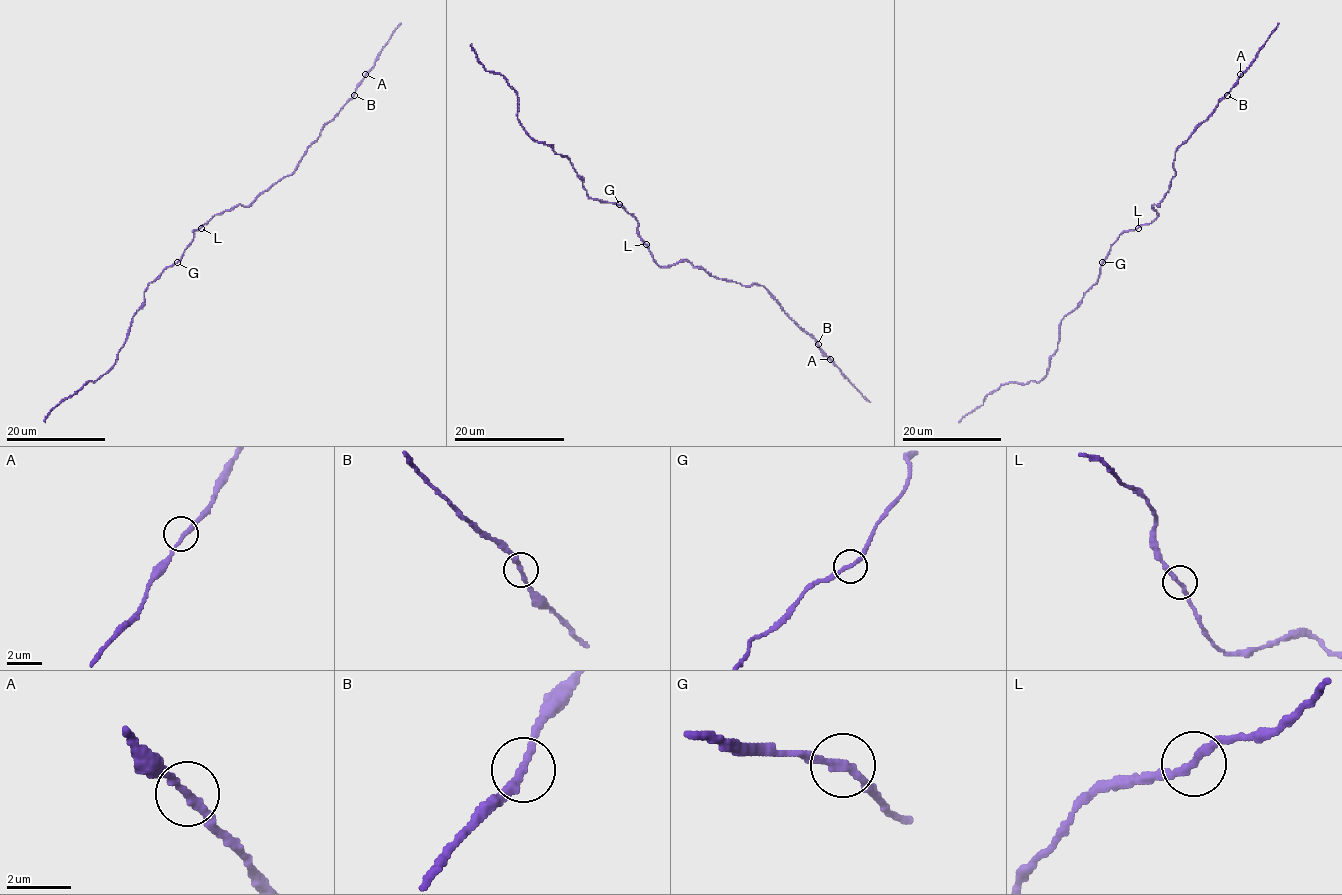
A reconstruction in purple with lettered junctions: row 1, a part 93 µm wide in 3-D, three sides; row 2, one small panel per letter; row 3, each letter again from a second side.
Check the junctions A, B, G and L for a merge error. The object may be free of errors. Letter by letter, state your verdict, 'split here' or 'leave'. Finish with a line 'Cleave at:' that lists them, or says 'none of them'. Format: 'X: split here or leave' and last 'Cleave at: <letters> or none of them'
A: leave
B: leave
G: leave
L: leave
Cleave at: none of them

